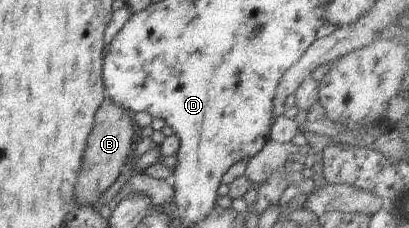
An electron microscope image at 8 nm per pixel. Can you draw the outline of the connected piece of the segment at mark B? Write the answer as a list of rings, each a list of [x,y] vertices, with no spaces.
[[[105,98],[97,110],[93,129],[87,137],[85,151],[81,159],[81,173],[77,175],[75,183],[75,201],[77,205],[89,205],[93,207],[113,183],[117,180],[121,171],[124,169],[125,161],[133,150],[133,120],[132,113],[117,105],[111,99]]]

